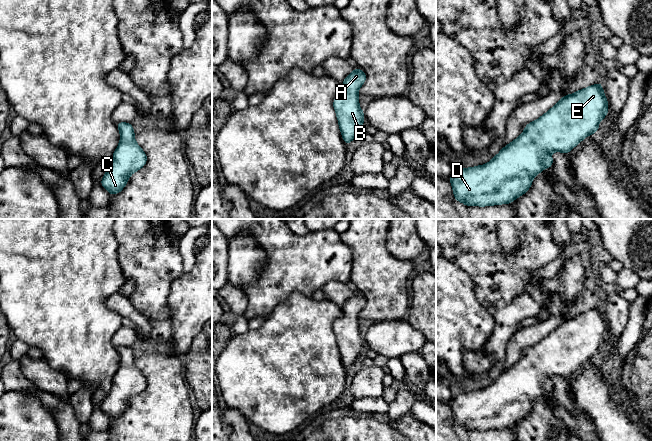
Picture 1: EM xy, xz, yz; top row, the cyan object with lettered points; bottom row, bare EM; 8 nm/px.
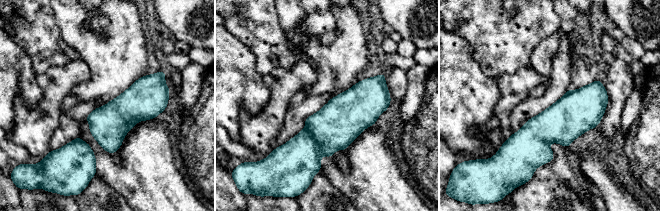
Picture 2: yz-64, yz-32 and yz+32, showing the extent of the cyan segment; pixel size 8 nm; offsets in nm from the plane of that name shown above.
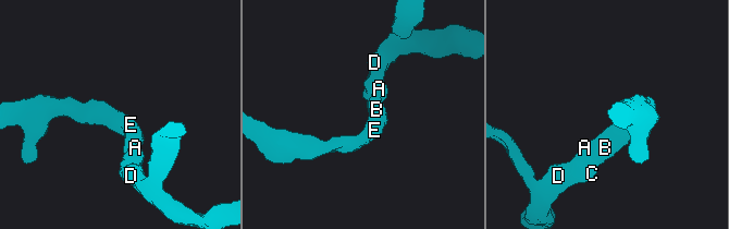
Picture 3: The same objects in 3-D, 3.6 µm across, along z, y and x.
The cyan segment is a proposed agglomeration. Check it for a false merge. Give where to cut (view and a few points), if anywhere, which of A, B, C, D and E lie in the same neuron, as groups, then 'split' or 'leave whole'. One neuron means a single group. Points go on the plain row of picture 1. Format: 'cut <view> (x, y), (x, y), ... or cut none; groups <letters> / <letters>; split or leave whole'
cut none; groups A B C D E; leave whole

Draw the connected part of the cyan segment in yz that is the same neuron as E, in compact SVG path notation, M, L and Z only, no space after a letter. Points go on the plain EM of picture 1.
M602 306L563 320L545 338L528 347L524 356L503 371L491 385L484 389L462 392L452 398L449 405L454 423L467 431L512 427L529 414L537 398L552 391L552 376L568 378L587 360L596 357L608 334Z

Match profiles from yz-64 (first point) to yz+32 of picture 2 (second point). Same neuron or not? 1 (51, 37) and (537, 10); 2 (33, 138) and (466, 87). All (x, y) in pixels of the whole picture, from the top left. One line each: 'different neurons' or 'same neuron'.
1: same neuron
2: different neurons

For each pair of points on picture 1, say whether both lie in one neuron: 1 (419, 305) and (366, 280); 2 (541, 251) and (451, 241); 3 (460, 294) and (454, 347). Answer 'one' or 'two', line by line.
1: two
2: one
3: one

